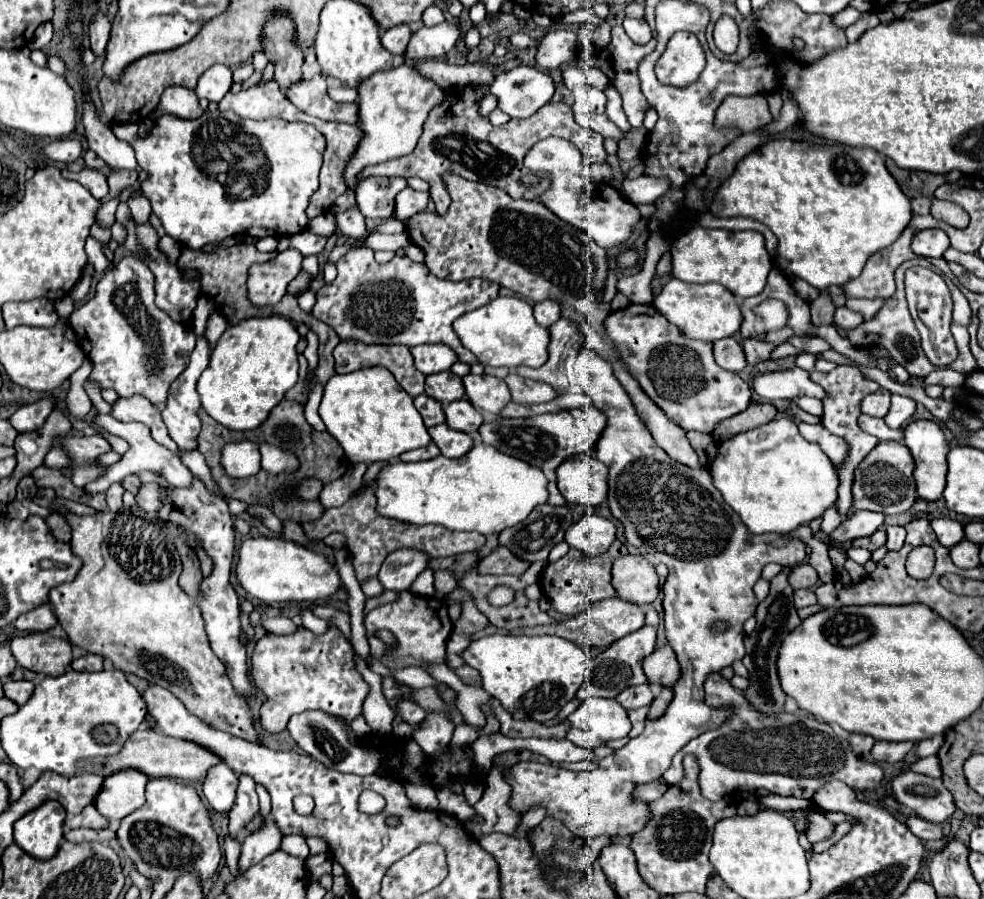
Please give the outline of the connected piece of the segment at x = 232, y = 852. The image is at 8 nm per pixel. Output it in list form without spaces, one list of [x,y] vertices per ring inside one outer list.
[[[229,835],[225,837],[223,841],[223,849],[225,849],[225,859],[227,859],[227,865],[231,869],[233,875],[239,875],[239,869],[235,867],[237,865],[237,859],[239,859],[239,849],[241,849],[241,843],[237,839],[231,839]]]

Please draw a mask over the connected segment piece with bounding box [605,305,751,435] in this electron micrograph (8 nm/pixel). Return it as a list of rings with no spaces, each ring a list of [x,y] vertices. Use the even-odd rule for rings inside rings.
[[[629,305],[621,311],[613,311],[607,321],[607,335],[617,343],[623,361],[627,363],[631,375],[639,381],[643,391],[667,413],[671,421],[675,421],[679,427],[687,431],[701,431],[711,435],[719,421],[733,417],[747,409],[751,401],[751,389],[749,385],[731,371],[721,369],[713,359],[713,345],[707,341],[695,341],[689,337],[683,337],[675,325],[671,325],[653,305]]]

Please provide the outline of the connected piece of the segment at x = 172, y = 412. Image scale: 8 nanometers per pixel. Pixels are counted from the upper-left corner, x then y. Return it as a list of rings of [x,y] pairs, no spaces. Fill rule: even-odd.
[[[205,335],[197,337],[197,345],[191,353],[191,363],[187,365],[187,369],[173,381],[171,389],[169,389],[169,399],[167,399],[167,409],[161,411],[161,417],[169,429],[169,435],[173,441],[177,441],[179,445],[179,453],[187,453],[197,449],[197,435],[201,429],[201,421],[197,411],[201,409],[201,401],[199,401],[199,393],[195,389],[195,383],[199,379],[199,375],[207,369],[209,365],[209,357],[211,357],[211,349],[209,349],[209,341],[205,339]]]

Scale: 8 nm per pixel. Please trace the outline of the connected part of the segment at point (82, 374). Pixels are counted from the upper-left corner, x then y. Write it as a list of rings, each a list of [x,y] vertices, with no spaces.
[[[83,361],[82,366],[75,371],[70,377],[70,388],[67,392],[65,403],[67,411],[75,417],[87,417],[91,413],[91,399],[87,397],[87,393],[83,391],[83,383],[85,379],[91,375],[91,361]]]

